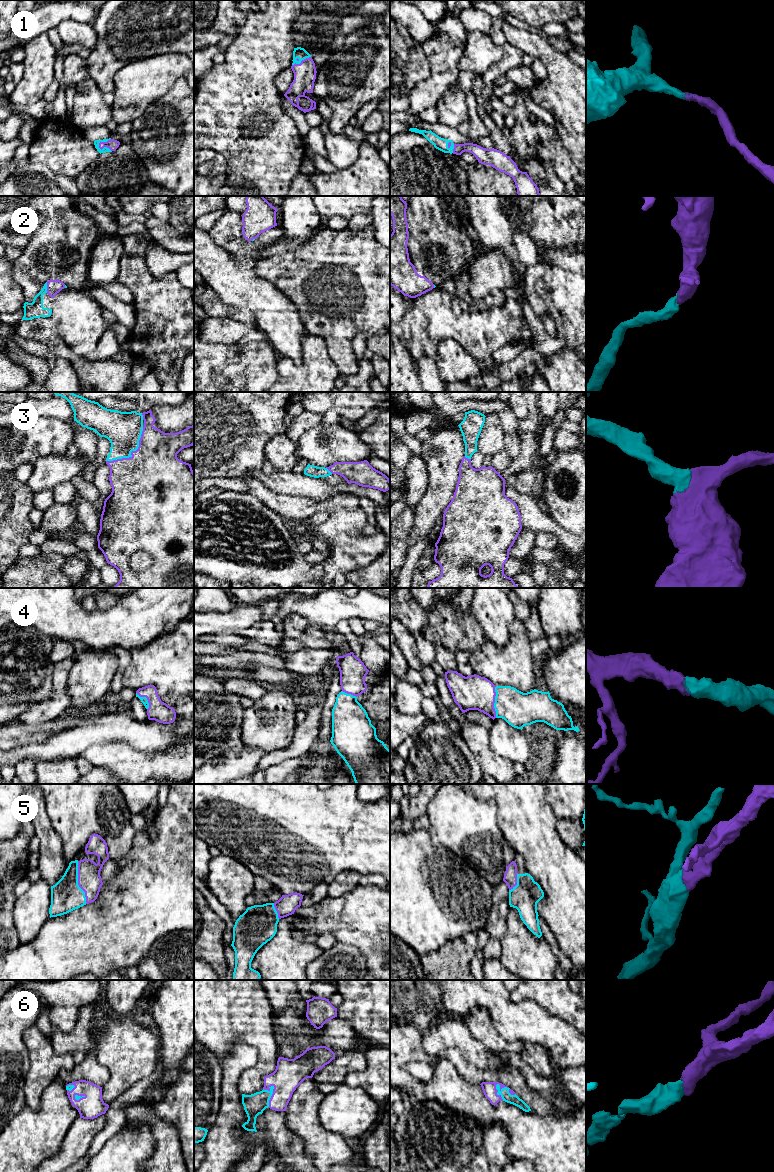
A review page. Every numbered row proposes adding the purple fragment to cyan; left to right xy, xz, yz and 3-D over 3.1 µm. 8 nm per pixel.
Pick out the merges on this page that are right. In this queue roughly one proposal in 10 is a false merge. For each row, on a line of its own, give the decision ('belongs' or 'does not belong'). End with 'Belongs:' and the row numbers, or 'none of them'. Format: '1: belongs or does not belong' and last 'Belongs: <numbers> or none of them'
1: belongs
2: belongs
3: belongs
4: belongs
5: belongs
6: belongs
Belongs: 1, 2, 3, 4, 5, 6

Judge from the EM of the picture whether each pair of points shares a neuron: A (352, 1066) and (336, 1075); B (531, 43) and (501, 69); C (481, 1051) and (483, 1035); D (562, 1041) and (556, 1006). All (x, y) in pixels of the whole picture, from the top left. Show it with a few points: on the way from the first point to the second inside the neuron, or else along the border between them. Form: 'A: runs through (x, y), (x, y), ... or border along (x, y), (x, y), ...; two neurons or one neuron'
A: runs through (348, 1066), (340, 1071); one neuron
B: border along (506, 40), (524, 53); two neurons
C: border along (467, 1026), (470, 1034), (493, 1053); two neurons
D: border along (538, 1005), (570, 1023), (575, 1028); two neurons

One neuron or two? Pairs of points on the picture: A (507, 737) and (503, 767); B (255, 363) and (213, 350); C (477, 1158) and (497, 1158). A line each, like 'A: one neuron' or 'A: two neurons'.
A: two neurons
B: one neuron
C: two neurons

